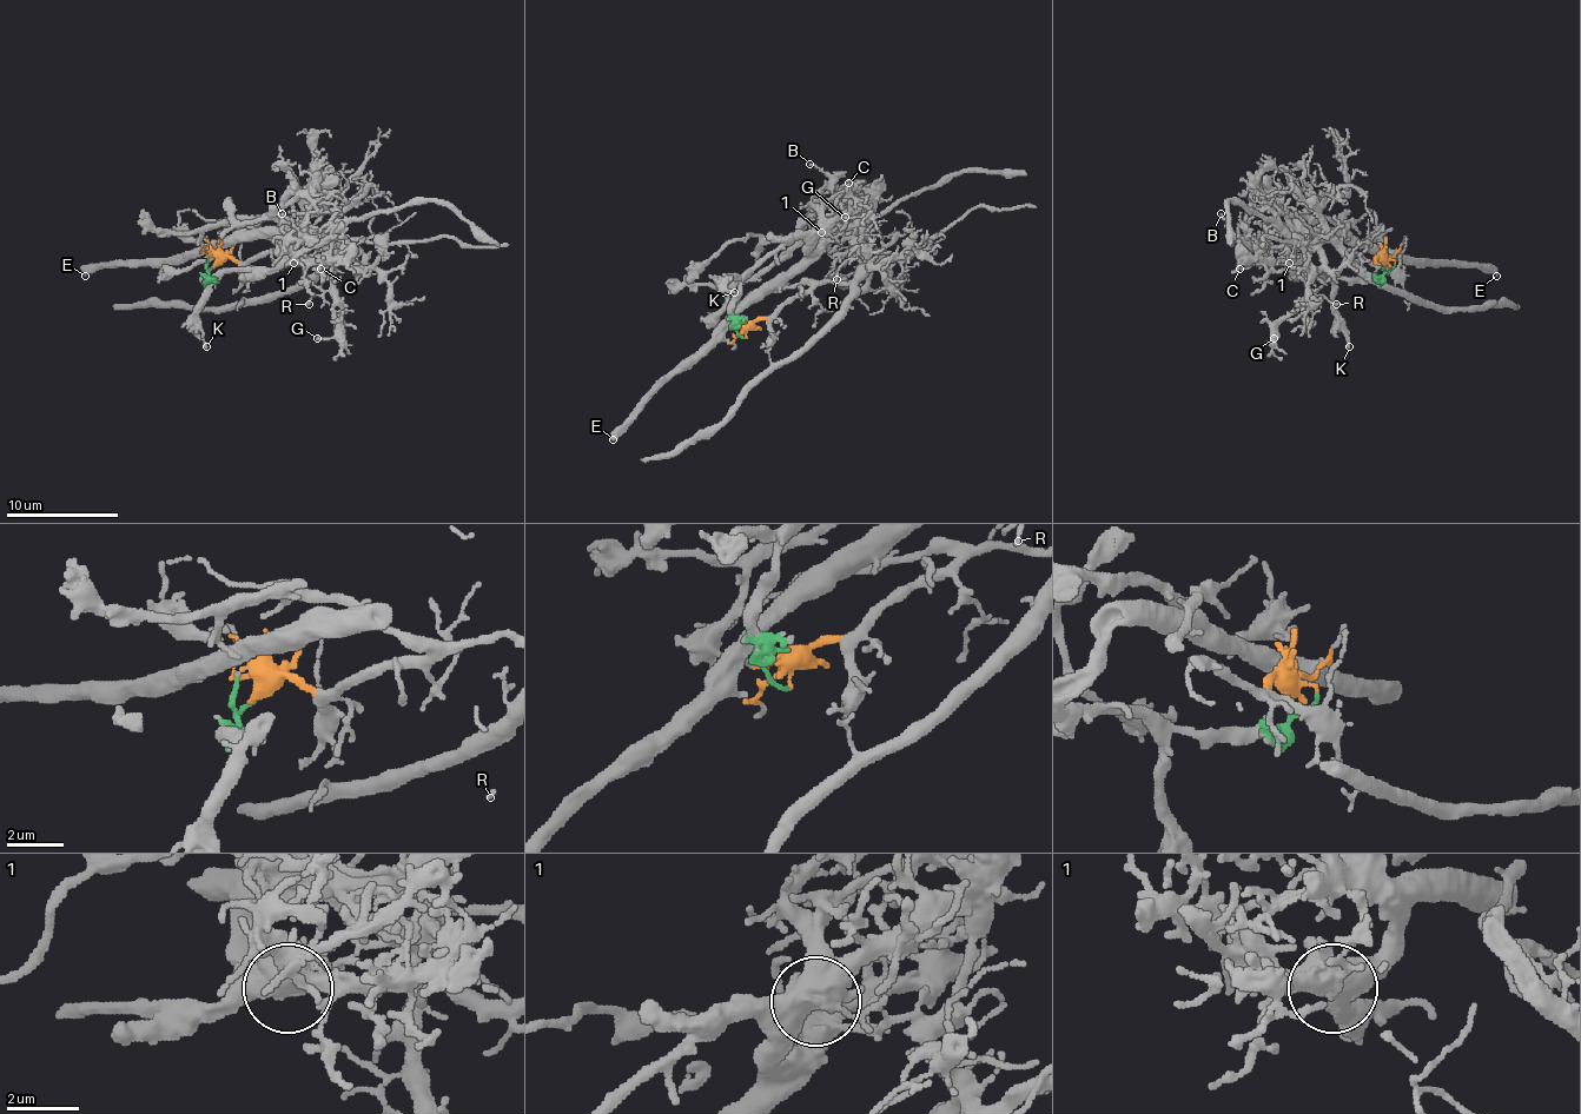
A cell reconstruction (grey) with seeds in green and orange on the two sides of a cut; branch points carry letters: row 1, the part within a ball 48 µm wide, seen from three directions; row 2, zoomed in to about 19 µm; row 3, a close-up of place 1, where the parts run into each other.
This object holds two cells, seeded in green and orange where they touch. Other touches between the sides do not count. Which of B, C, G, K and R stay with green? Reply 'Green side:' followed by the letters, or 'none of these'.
Green side: B, C, K

